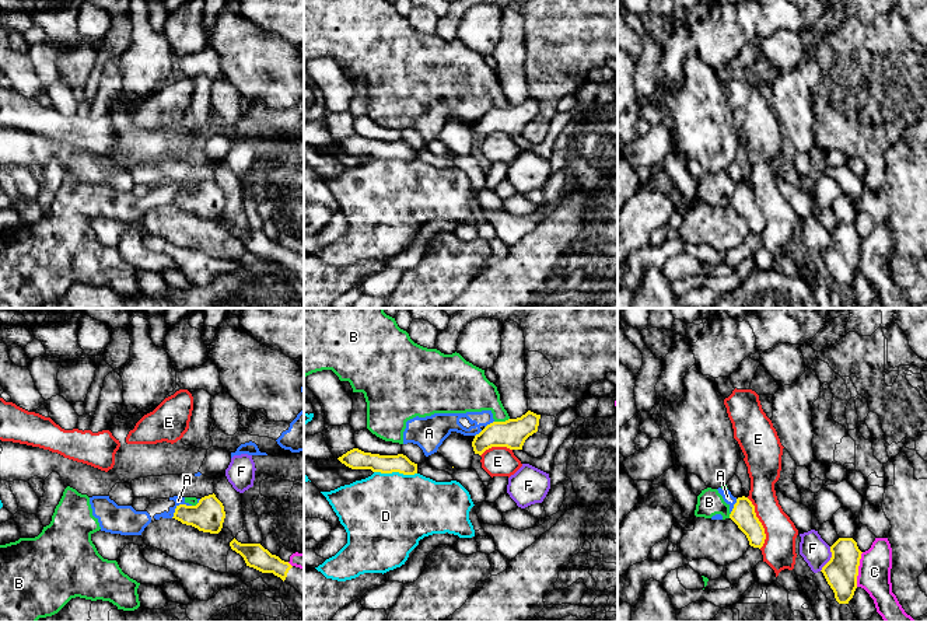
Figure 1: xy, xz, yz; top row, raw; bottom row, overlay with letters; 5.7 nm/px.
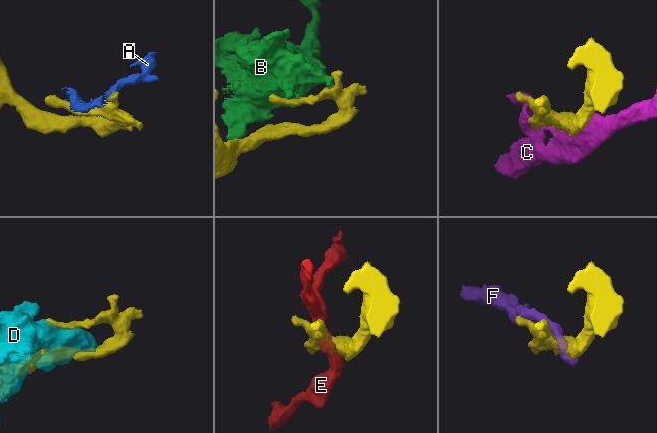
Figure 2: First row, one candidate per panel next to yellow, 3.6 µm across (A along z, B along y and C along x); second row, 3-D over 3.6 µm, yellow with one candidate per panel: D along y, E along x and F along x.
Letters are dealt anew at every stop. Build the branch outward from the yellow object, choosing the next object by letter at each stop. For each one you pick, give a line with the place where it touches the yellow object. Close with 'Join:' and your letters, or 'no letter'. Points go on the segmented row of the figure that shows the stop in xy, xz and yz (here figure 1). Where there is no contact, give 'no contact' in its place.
Join: no letter

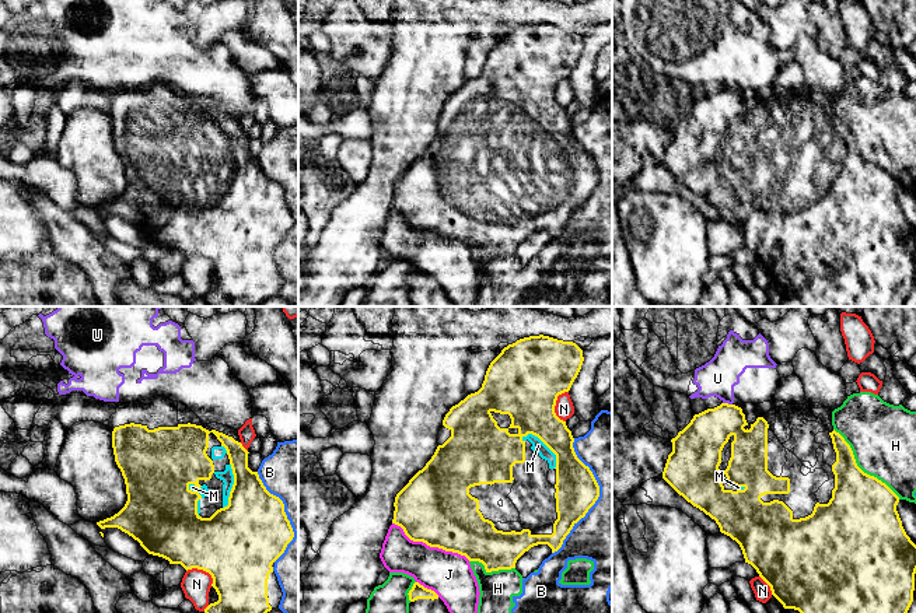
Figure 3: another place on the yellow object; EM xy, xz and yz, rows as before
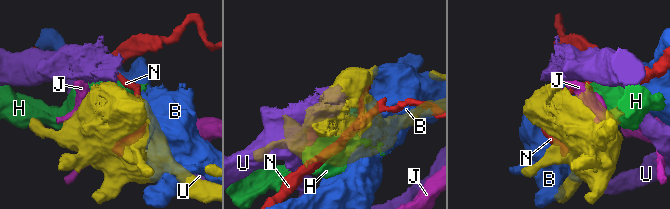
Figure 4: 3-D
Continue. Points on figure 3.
M: xz (545, 444)
Join: M

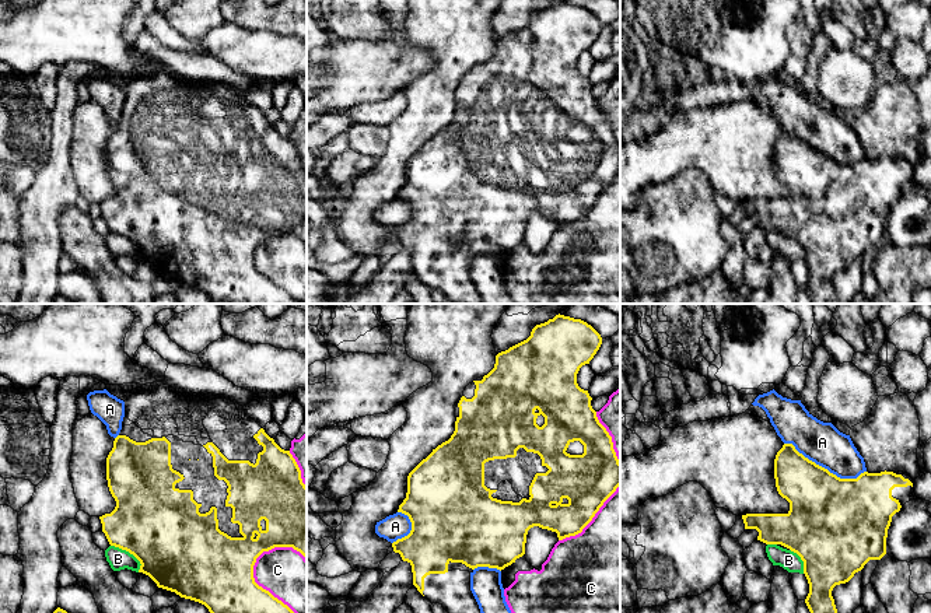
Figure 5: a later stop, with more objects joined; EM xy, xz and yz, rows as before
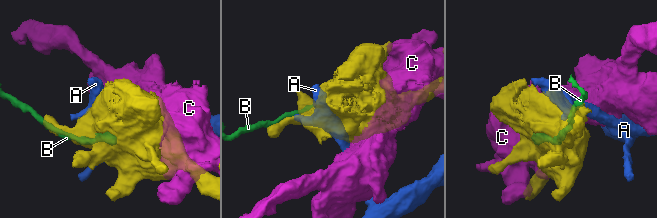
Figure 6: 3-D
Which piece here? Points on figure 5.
B: xy (130, 553)
Join: B

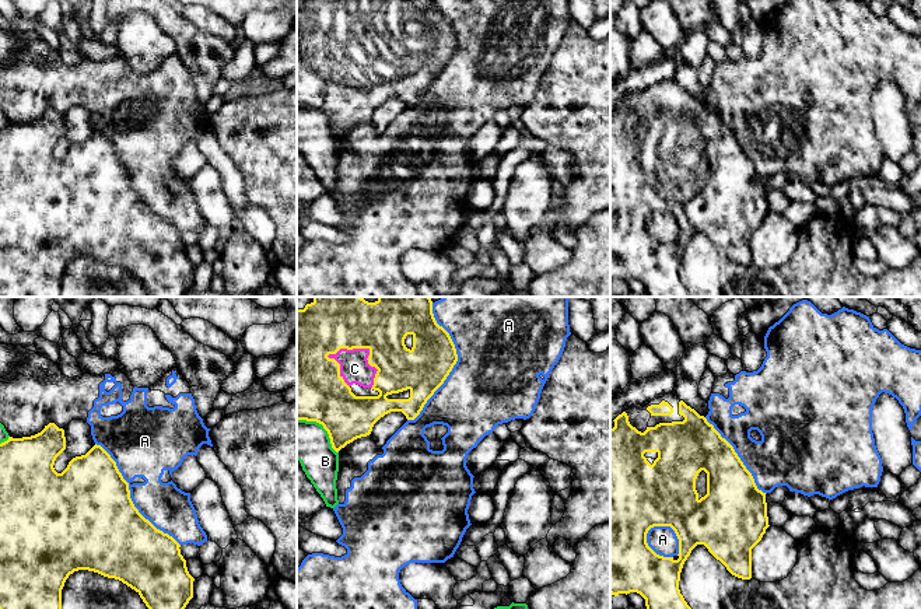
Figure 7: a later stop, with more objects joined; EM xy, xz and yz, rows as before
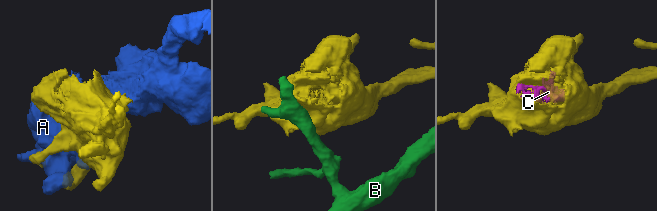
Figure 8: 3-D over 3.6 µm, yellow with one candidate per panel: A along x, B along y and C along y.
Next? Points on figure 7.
C: xz (367, 347)
Join: C

